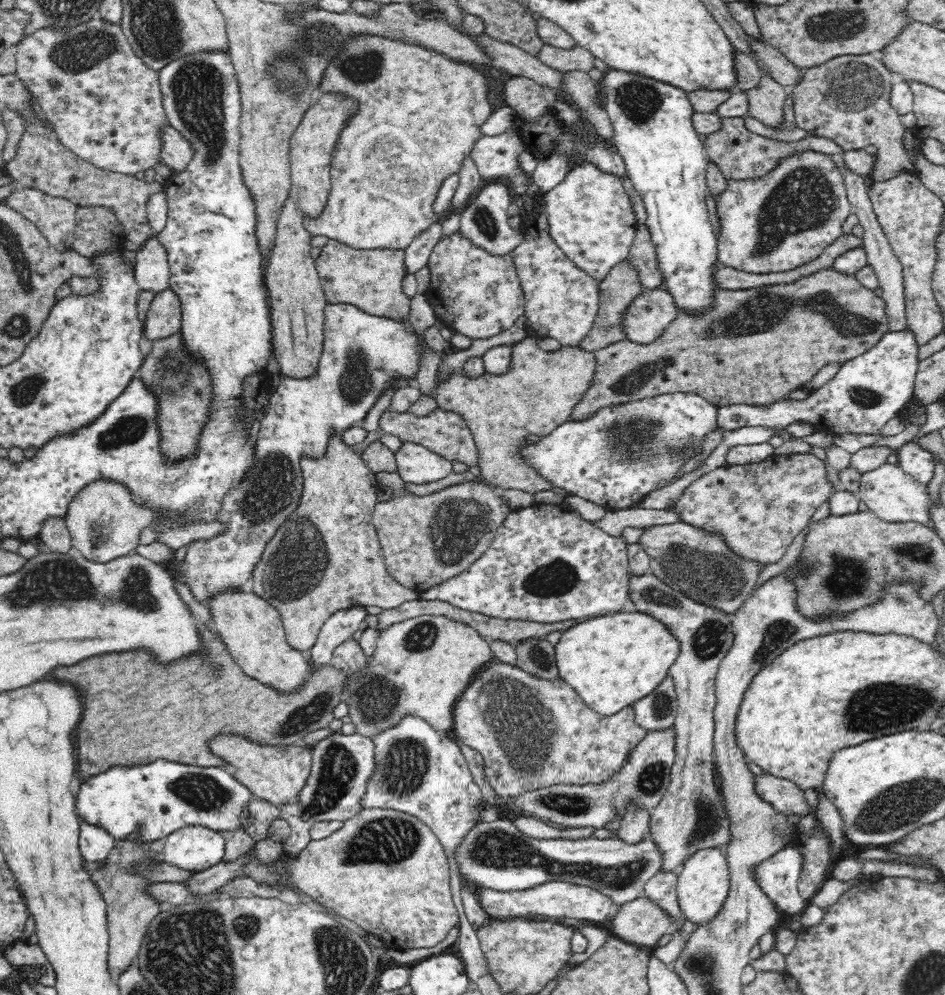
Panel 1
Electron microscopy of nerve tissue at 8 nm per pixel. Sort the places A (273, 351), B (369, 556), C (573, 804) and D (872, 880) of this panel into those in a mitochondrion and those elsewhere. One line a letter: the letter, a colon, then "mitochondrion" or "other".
A: other
B: other
C: mitochondrion
D: other

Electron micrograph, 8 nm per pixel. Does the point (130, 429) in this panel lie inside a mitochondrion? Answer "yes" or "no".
yes

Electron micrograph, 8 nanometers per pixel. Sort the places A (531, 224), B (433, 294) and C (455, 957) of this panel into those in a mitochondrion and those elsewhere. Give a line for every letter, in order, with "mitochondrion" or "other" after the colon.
A: other
B: other
C: other

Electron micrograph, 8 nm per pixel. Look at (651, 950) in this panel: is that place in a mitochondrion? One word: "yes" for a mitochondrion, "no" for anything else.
no

